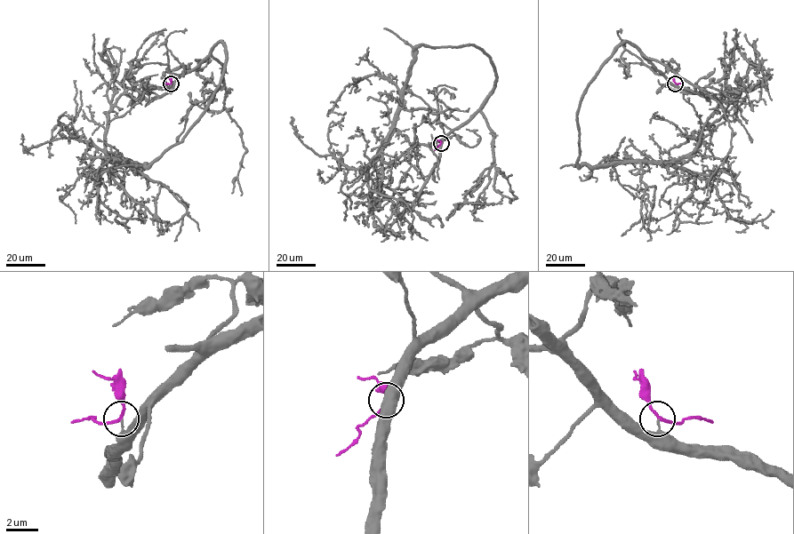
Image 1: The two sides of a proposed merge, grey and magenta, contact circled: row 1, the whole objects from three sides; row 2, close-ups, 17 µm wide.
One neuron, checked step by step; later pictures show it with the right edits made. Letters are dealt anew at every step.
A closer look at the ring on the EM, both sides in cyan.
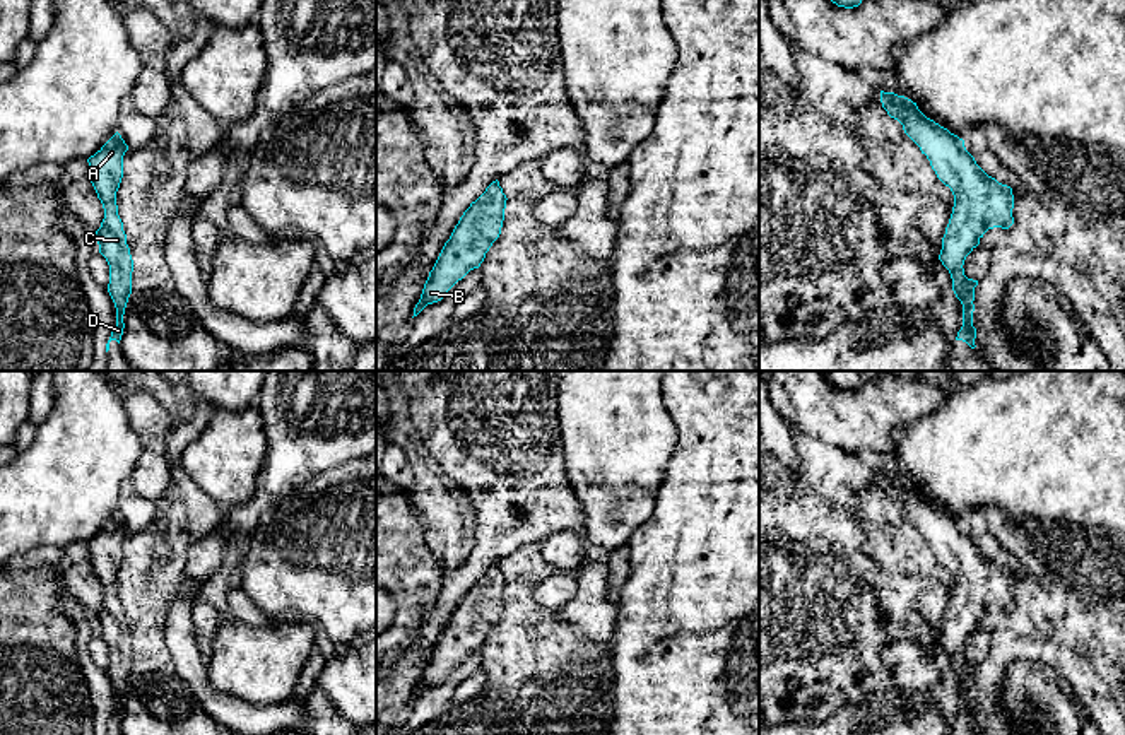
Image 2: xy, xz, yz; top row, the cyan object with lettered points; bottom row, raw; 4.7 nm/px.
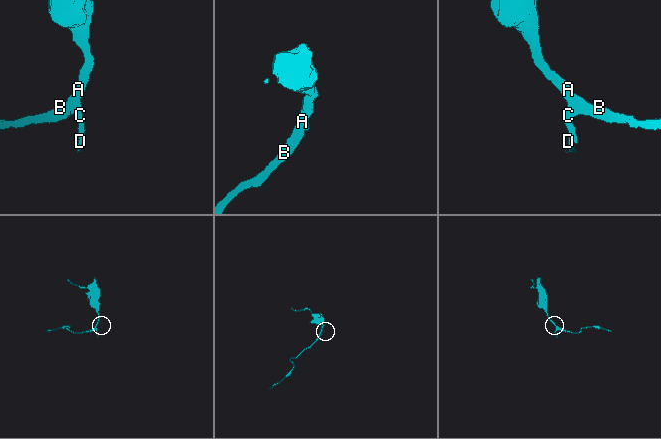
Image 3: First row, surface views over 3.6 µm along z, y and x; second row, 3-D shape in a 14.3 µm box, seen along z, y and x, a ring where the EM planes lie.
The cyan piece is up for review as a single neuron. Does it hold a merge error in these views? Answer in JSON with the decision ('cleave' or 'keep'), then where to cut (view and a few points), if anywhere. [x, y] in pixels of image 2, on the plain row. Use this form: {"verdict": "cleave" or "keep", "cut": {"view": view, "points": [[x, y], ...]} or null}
{"verdict": "keep", "cut": null}

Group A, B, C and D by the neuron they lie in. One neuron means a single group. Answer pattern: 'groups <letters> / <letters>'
groups A B C D

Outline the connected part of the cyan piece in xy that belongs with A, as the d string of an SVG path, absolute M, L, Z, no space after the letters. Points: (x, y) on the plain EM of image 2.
M116 514L94 538L87 542L91 552L89 564L104 591L104 602L101 610L96 614L94 622L99 627L99 636L109 648L108 675L116 691L116 709L106 726L106 735L109 733L111 723L116 723L118 726L121 723L125 711L123 697L132 677L133 643L116 588L116 574L123 561L123 538L127 533L128 528Z

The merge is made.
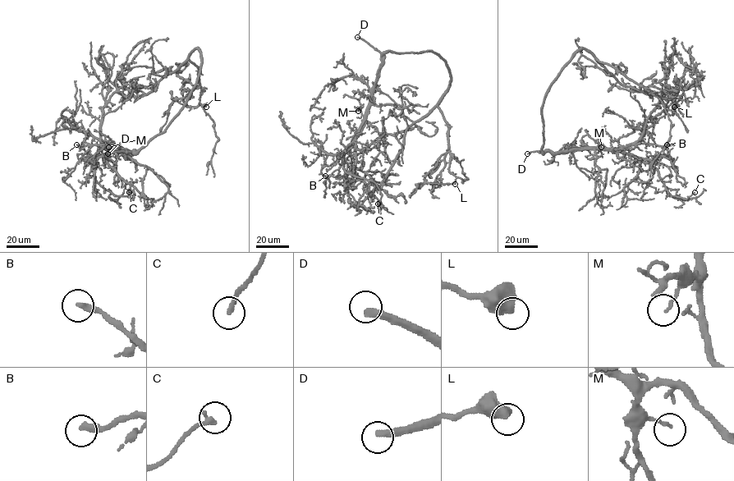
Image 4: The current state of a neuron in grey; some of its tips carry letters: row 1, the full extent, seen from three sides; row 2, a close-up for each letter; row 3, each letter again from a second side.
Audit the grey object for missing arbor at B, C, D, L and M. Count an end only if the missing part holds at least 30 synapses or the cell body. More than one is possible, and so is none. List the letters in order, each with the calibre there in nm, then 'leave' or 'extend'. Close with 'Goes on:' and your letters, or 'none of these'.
B: calibre 280 nm; leave
C: calibre 240 nm; leave
D: calibre 340 nm; extend
L: calibre 600 nm; leave
M: calibre 130 nm; leave
Goes on: D

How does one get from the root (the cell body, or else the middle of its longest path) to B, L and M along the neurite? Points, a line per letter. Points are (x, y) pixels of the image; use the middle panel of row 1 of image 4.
B: (425, 52), (387, 51), (384, 53), (371, 104), (355, 139), (355, 166), (346, 175), (337, 177), (325, 176)
L: (425, 52), (440, 57), (451, 76), (448, 89), (438, 104), (447, 125), (448, 148), (425, 180), (455, 184)
M: (425, 52), (387, 51), (371, 104), (364, 116), (360, 108), (358, 111)

